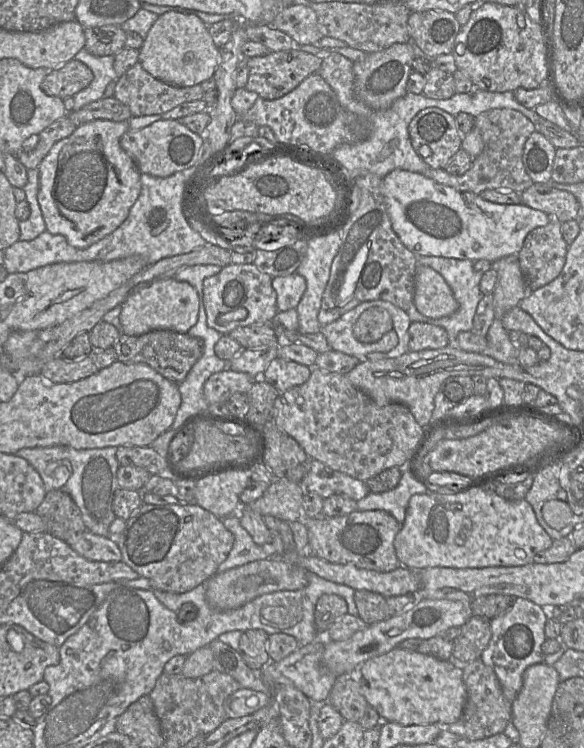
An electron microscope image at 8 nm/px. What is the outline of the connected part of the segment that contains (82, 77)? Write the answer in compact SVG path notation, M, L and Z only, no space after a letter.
M72 59L51 69L43 79L41 88L49 96L65 99L86 88L93 77L92 70L85 63Z

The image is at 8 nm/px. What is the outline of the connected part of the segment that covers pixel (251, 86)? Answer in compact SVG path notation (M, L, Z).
M290 49L270 51L264 56L247 58L246 63L249 68L249 77L245 88L257 93L260 98L275 100L294 90L309 75L317 73L322 59L301 50Z

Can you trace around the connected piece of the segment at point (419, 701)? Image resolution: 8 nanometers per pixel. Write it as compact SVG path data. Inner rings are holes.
M398 647L364 662L357 670L357 678L368 705L377 711L382 722L393 722L403 726L451 725L461 717L467 700L467 690L463 682L461 665L453 660L442 661L417 651Z

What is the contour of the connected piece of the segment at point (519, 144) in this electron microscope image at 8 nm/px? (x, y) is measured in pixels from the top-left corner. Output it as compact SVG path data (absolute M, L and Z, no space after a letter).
M510 108L491 109L474 118L474 125L480 131L483 151L472 159L471 168L461 176L454 176L445 169L429 169L422 173L435 182L450 186L461 192L479 195L485 190L516 191L521 193L534 183L527 174L522 156L525 142L535 131L535 125L521 112Z

